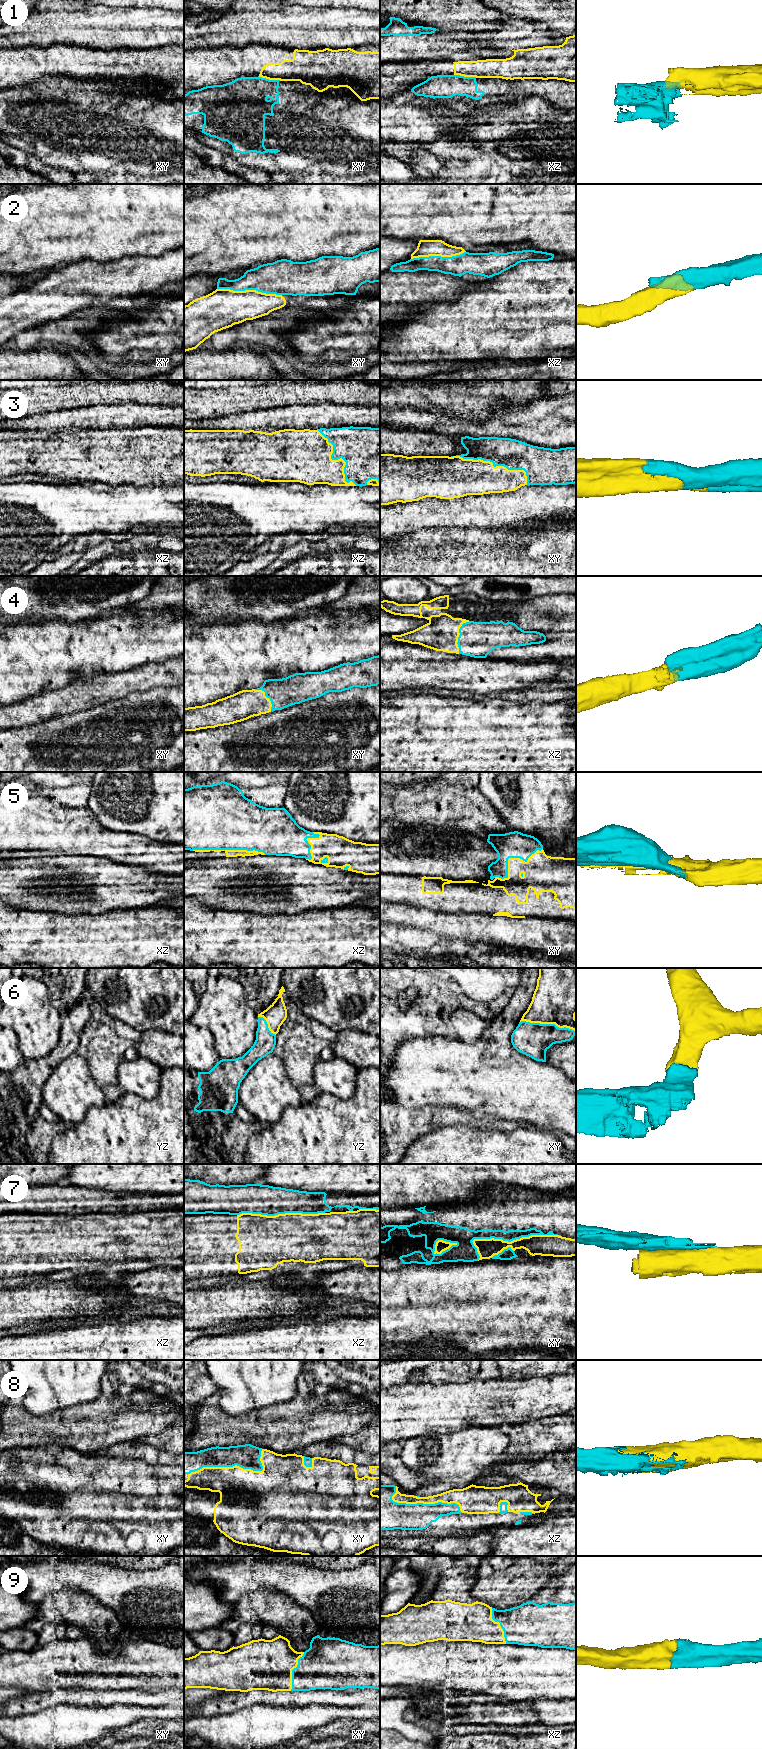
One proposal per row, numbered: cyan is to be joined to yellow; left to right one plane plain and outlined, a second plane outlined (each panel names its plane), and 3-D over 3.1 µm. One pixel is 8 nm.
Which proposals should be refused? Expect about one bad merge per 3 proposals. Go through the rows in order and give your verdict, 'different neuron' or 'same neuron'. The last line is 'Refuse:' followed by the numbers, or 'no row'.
1: different neuron
2: same neuron
3: same neuron
4: same neuron
5: same neuron
6: same neuron
7: different neuron
8: same neuron
9: same neuron
Refuse: 1, 7

